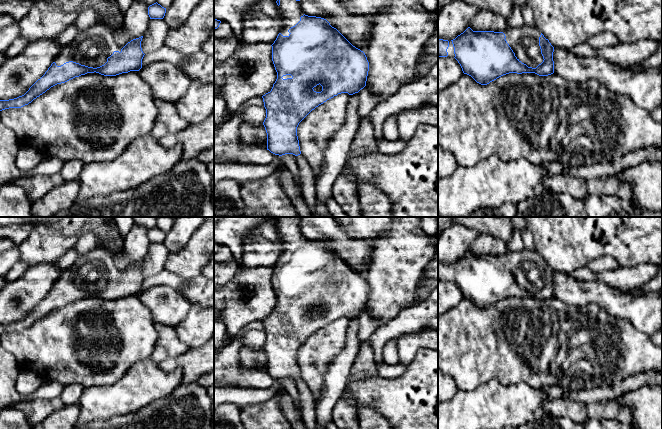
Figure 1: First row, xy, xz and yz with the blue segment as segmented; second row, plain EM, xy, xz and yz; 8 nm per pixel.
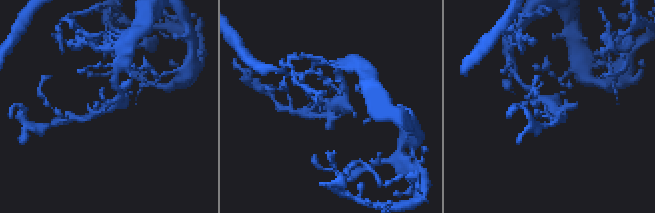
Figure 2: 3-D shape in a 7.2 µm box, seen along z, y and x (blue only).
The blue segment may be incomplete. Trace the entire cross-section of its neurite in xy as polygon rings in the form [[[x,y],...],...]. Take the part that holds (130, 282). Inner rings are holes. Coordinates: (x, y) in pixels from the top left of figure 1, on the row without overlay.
[[[93,248],[81,255],[68,269],[63,270],[54,286],[22,320],[0,324],[0,335],[21,332],[45,317],[51,311],[87,297],[116,300],[142,292],[143,260],[128,266],[123,272],[116,266],[121,252]]]

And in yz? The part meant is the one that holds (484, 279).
[[[523,249],[519,252],[507,251],[503,256],[473,255],[468,251],[453,264],[438,262],[438,282],[455,282],[460,288],[464,298],[471,300],[477,307],[487,309],[497,302],[509,297],[535,297],[539,300],[548,300],[554,297],[553,285],[554,271],[548,263],[535,251]]]

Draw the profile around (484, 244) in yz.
[[[478,234],[469,251],[473,255],[503,256],[507,251],[507,244],[488,234]]]

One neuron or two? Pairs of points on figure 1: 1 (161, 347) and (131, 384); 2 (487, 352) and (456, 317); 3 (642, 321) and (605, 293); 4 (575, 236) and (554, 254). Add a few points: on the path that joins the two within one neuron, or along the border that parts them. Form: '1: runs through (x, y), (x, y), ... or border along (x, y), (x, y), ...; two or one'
1: border along (149, 358), (157, 364); two
2: runs through (478, 343), (469, 334), (465, 326); one
3: runs through (633, 312), (628, 307), (614, 302); one
4: runs through (569, 237), (560, 248); one

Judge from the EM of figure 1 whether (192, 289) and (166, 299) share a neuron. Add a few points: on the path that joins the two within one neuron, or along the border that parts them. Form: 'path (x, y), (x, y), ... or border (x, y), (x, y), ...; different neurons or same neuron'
path (186, 295), (181, 299), (172, 299); same neuron

